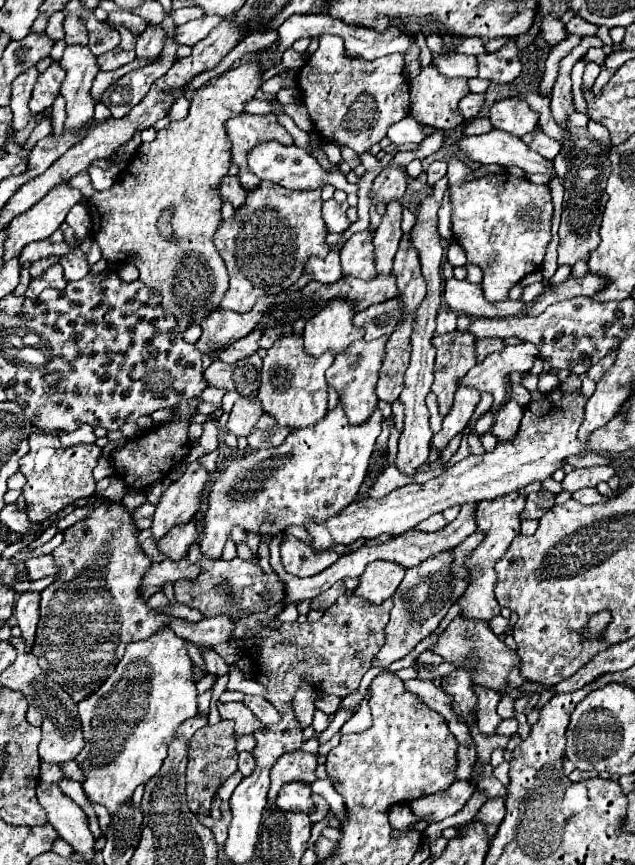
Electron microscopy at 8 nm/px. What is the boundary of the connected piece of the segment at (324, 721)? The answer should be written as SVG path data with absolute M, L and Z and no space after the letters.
M316 709L313 717L312 726L317 733L325 730L330 724L330 716L323 711Z

